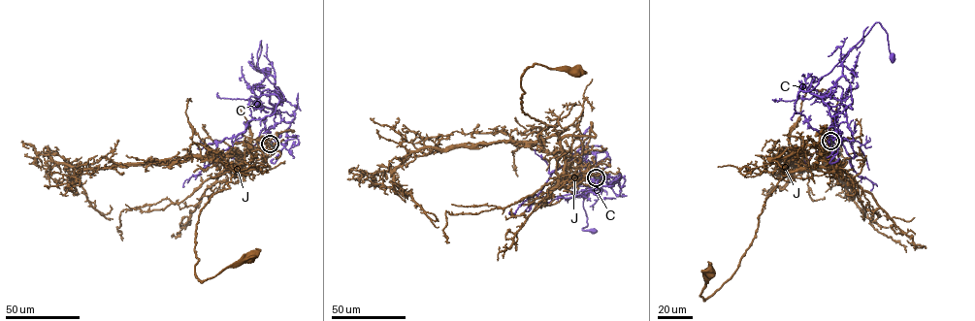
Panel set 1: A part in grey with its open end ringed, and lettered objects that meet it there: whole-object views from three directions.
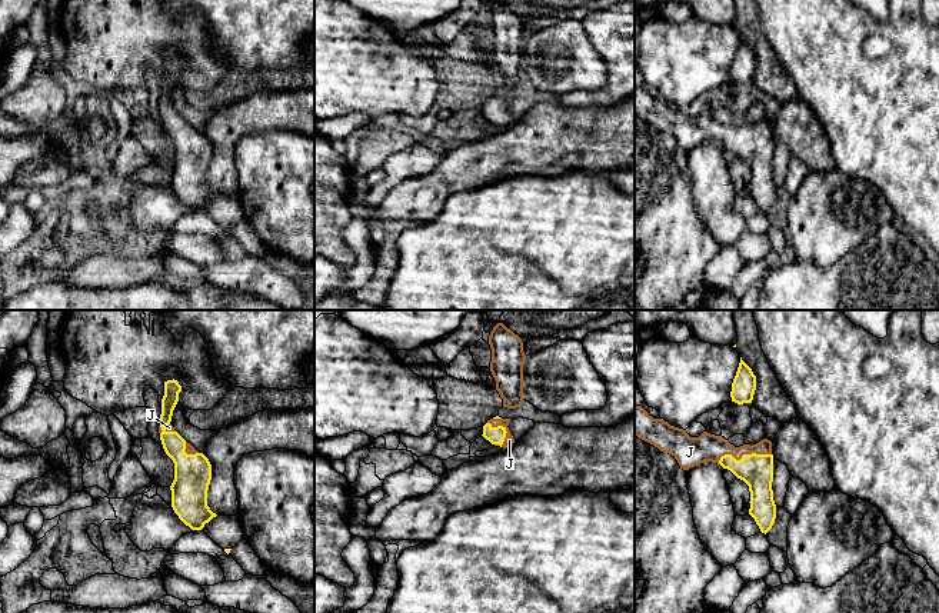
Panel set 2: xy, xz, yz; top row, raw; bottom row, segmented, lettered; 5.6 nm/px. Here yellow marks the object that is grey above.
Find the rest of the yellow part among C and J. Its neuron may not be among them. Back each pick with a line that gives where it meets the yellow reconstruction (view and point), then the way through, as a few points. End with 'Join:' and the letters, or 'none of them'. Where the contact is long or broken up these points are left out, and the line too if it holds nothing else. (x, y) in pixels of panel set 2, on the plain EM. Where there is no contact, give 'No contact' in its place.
J: Touches yellow at yz (742, 136). Path across: yz (756, 150), (742, 136), (706, 127)
Join: J

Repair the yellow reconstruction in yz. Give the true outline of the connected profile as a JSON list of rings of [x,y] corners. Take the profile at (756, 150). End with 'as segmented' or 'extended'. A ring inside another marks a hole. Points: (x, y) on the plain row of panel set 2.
[[[635,84],[635,114],[663,133],[672,134],[680,149],[689,150],[705,141],[720,144],[749,166],[750,189],[762,213],[767,213],[776,199],[773,180],[773,134],[767,119],[756,124],[735,127],[722,116],[703,111],[690,117],[686,110],[653,99],[642,86]]] | extended

